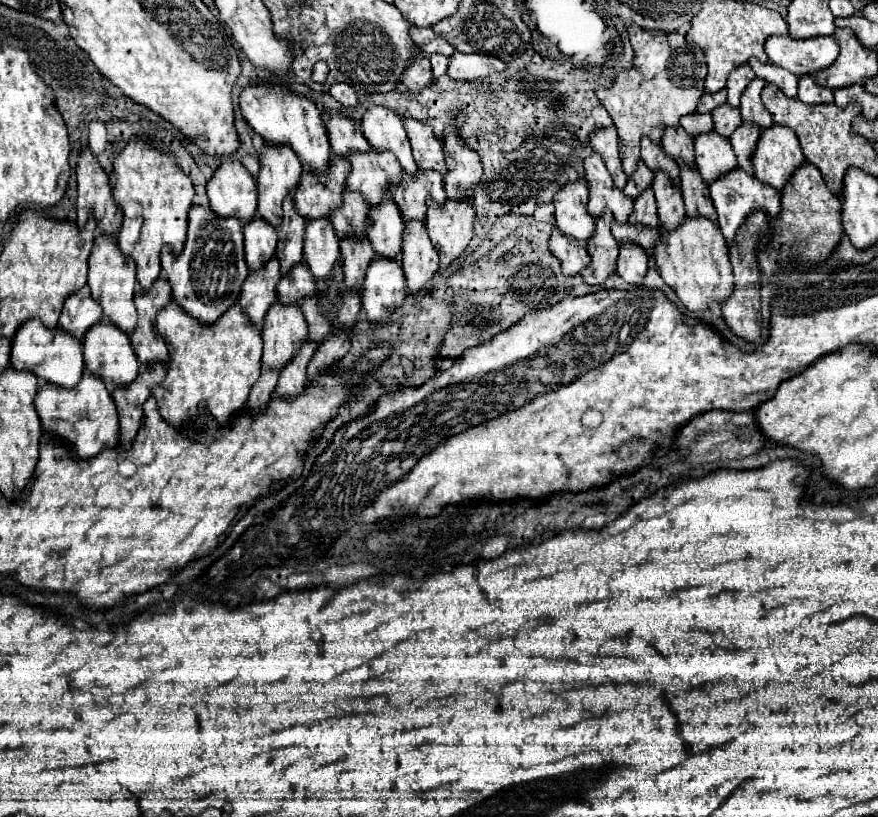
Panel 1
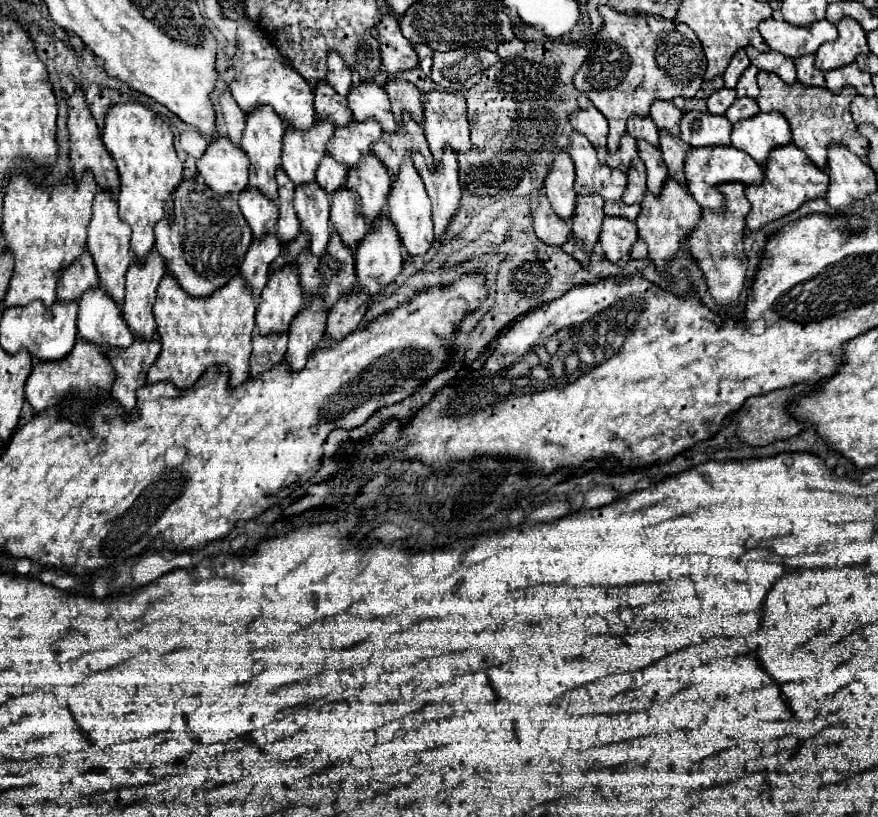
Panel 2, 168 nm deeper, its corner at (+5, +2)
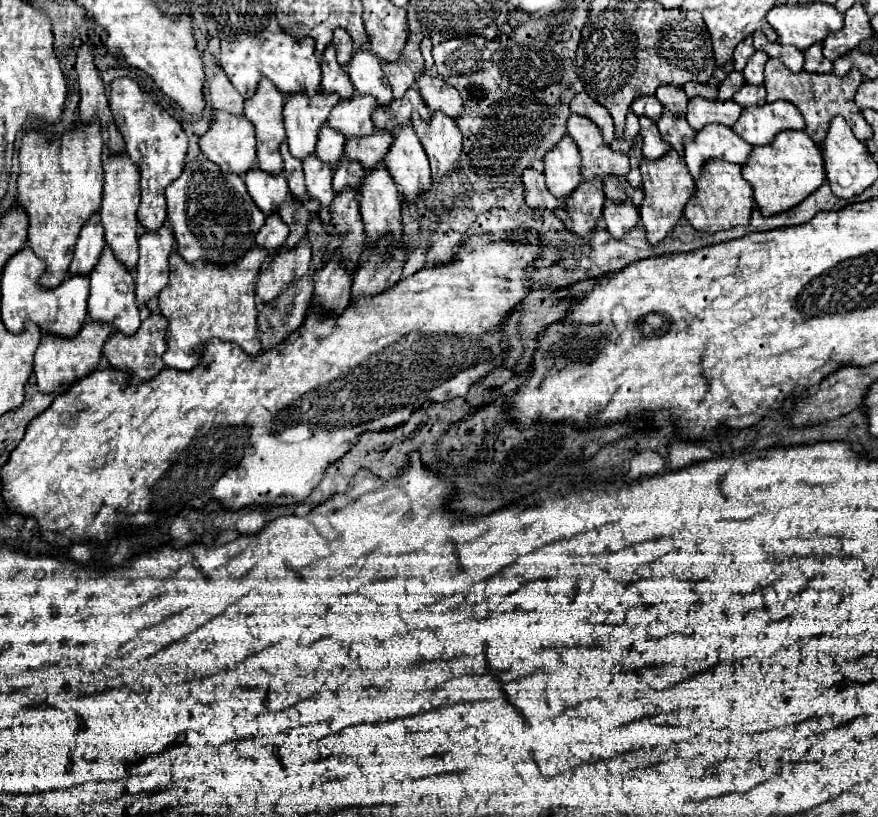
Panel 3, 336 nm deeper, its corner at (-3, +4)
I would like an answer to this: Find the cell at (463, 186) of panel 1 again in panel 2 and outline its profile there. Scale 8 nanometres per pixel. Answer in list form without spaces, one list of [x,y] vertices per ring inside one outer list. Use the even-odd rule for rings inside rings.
[[[428,91],[422,95],[422,103],[424,135],[434,159],[442,157],[444,145],[450,145],[456,153],[466,153],[470,149],[470,131],[464,95],[460,91]]]

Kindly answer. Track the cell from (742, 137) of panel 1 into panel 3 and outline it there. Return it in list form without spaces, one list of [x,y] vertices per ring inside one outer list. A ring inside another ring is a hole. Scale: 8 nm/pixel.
[[[744,83],[744,87],[740,91],[736,91],[736,95],[732,97],[740,107],[760,107],[766,103],[766,91],[764,85],[760,87],[752,87],[748,83]]]

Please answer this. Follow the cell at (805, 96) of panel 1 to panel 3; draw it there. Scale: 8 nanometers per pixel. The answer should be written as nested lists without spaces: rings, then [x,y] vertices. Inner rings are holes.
[[[814,43],[812,47],[808,47],[804,51],[806,63],[804,63],[804,71],[808,73],[832,73],[832,63],[828,59],[824,59],[822,55],[822,43]]]

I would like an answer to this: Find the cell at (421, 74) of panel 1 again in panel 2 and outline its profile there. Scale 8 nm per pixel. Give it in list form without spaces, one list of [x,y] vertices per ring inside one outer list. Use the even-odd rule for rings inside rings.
[[[380,13],[380,21],[376,21],[372,29],[372,37],[380,41],[382,67],[390,75],[418,67],[418,55],[410,41],[402,37],[398,19],[392,13]]]

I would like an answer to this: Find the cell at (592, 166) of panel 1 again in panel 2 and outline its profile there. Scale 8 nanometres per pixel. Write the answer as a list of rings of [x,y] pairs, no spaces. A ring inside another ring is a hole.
[[[572,133],[566,149],[576,167],[574,189],[578,195],[598,193],[608,201],[618,201],[624,195],[626,173],[602,165],[596,159],[596,149],[584,135]]]

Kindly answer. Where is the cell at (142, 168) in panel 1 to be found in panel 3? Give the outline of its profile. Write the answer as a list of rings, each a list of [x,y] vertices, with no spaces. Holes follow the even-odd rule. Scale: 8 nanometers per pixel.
[[[126,77],[114,79],[110,85],[110,111],[120,135],[124,137],[128,157],[140,169],[142,199],[138,207],[138,223],[146,231],[158,231],[166,221],[164,189],[174,179],[178,179],[184,169],[188,137],[182,131],[182,125],[174,117],[170,117],[132,79],[126,79]]]

